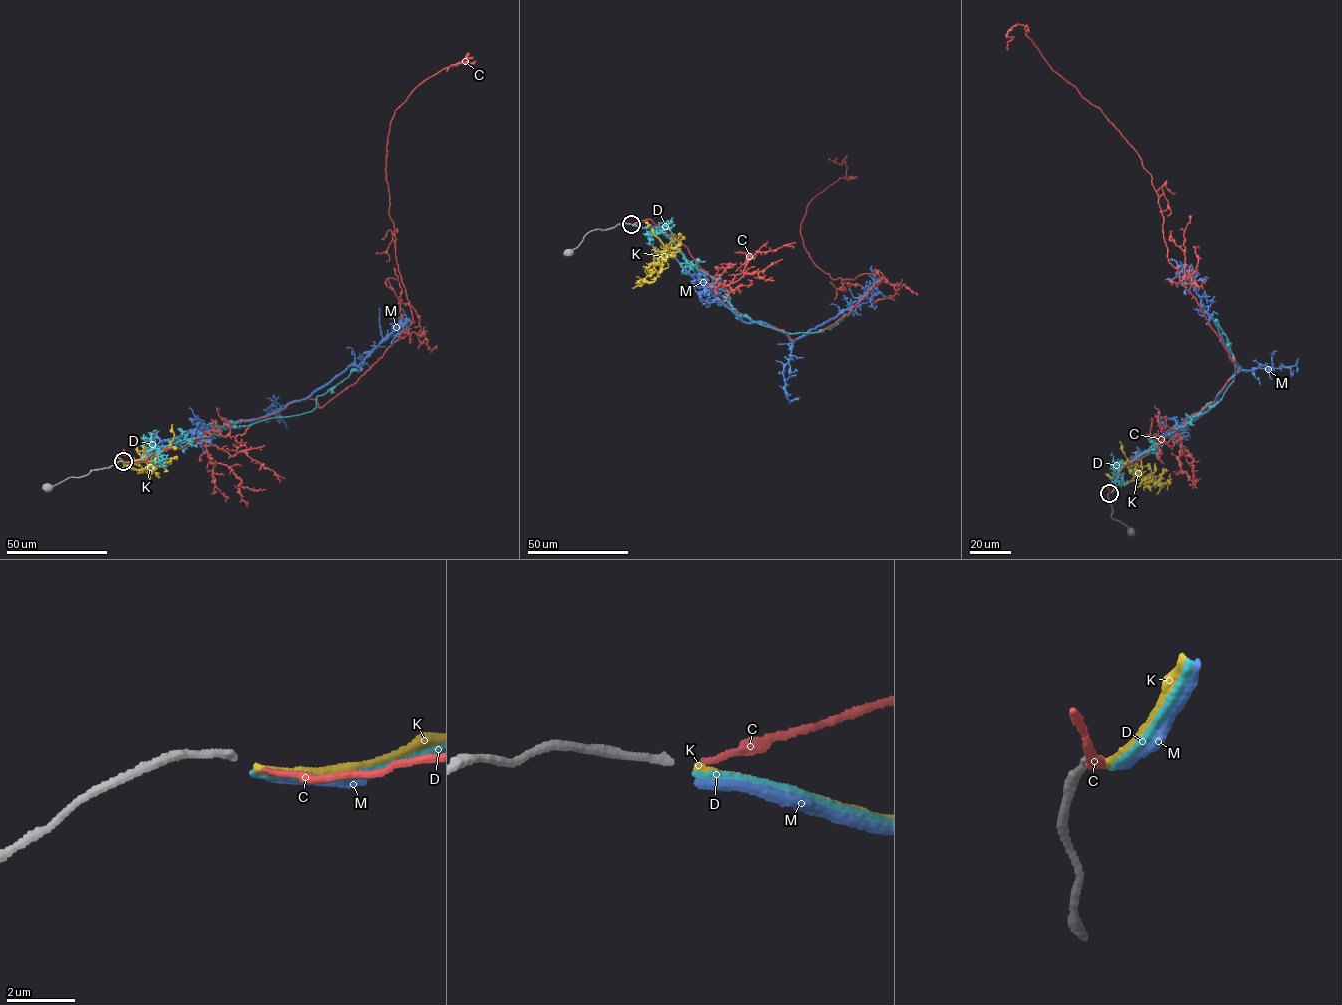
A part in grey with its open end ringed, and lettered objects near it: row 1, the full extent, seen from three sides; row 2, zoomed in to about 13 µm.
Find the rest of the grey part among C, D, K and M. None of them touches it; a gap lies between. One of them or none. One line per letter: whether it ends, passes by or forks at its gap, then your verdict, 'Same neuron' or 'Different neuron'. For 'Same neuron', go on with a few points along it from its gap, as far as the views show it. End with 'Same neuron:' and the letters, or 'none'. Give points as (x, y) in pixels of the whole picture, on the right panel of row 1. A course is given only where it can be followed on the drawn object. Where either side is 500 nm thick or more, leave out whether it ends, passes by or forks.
C: It ends there. Different neuron
D: It ends there. Same neuron. Its course: (1110, 493), (1115, 474), (1124, 465), (1184, 426), (1208, 404), (1214, 405), (1234, 380), (1230, 345), (1216, 320)
K: It ends there. Different neuron
M: It ends there. Different neuron
Same neuron: D

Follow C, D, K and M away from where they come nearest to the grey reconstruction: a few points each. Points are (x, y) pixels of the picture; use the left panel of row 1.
C: (125, 462), (293, 401), (323, 407), (408, 333), (387, 139), (411, 92), (468, 53), (446, 71)
D: (124, 462), (183, 439), (218, 435), (229, 422), (245, 426), (311, 411), (318, 396), (358, 369)
K: (124, 462), (140, 460), (146, 451), (145, 461), (155, 465), (136, 470), (115, 455)
M: (124, 462), (139, 460), (163, 441), (257, 420), (306, 399), (358, 365), (405, 323), (401, 309)

